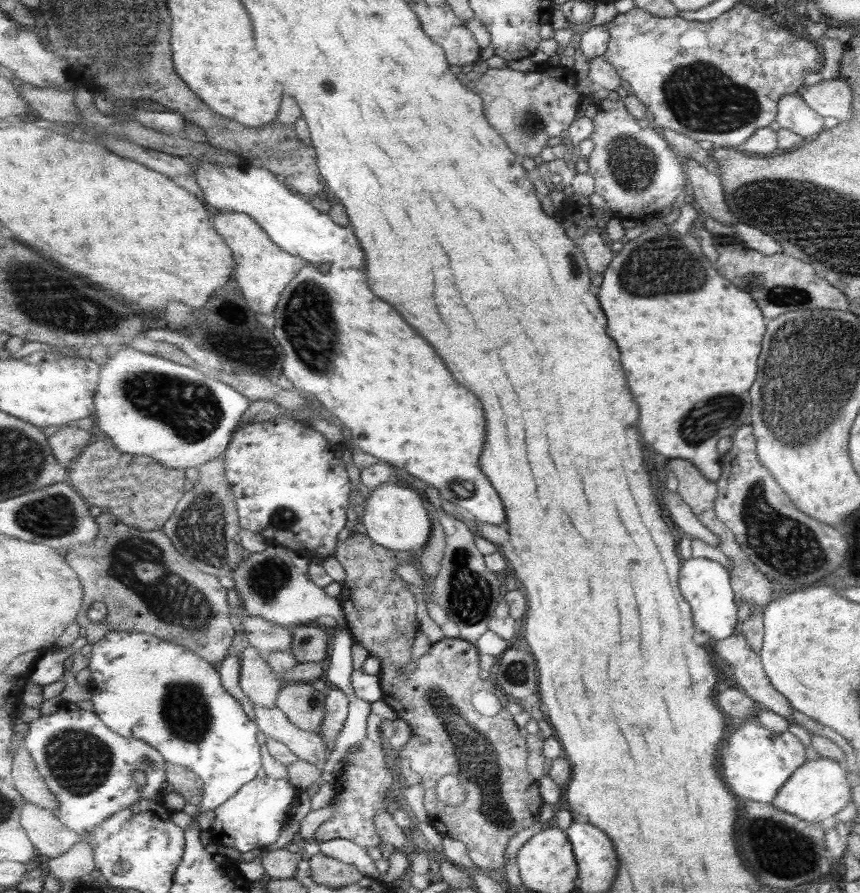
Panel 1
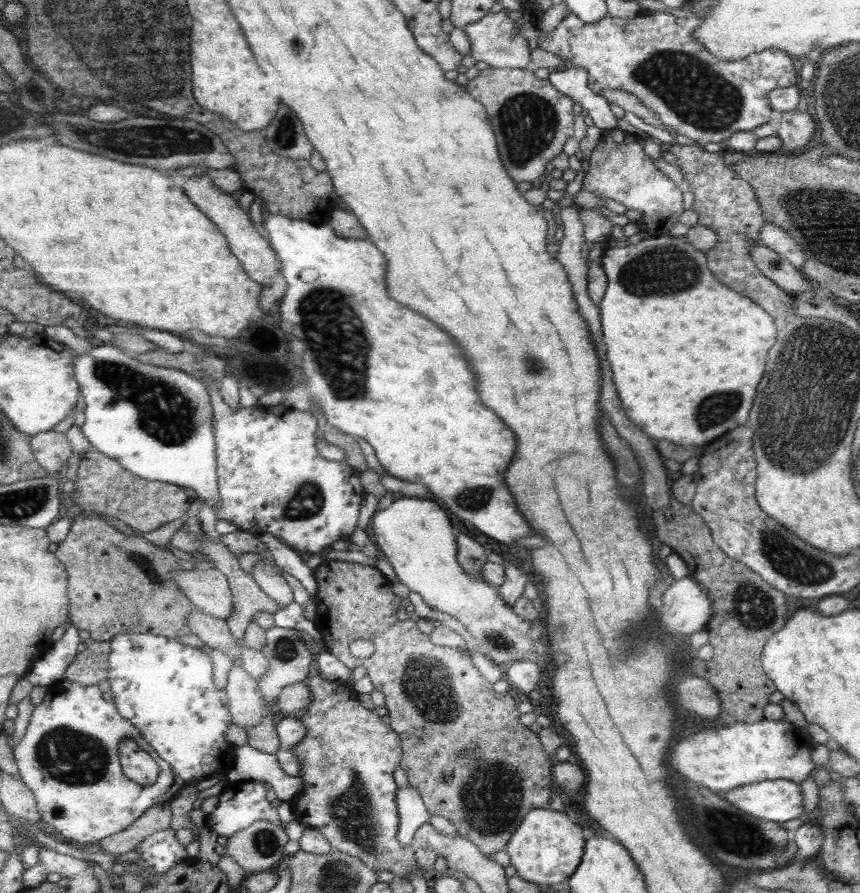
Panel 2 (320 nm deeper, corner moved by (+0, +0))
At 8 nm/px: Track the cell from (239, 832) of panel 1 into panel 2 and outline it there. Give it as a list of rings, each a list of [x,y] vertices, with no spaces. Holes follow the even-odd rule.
[[[253,780],[226,785],[219,794],[220,801],[217,808],[208,814],[206,827],[214,830],[220,837],[229,838],[259,820],[268,820],[280,827],[285,826],[278,813],[279,806],[273,805],[271,801],[267,800],[268,788],[269,786],[265,782]]]

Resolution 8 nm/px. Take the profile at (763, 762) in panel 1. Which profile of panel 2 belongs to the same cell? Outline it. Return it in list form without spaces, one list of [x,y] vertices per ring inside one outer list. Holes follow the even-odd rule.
[[[761,718],[755,722],[733,722],[733,726],[721,730],[701,732],[691,740],[683,738],[673,746],[668,764],[683,780],[699,782],[715,792],[775,779],[801,784],[815,768],[809,758],[813,746],[805,728],[785,720]]]

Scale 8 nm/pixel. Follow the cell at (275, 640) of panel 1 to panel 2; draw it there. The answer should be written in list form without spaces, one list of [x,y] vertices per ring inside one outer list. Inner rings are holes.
[[[216,568],[177,572],[177,585],[198,610],[229,622],[236,613],[232,588],[227,576]]]

